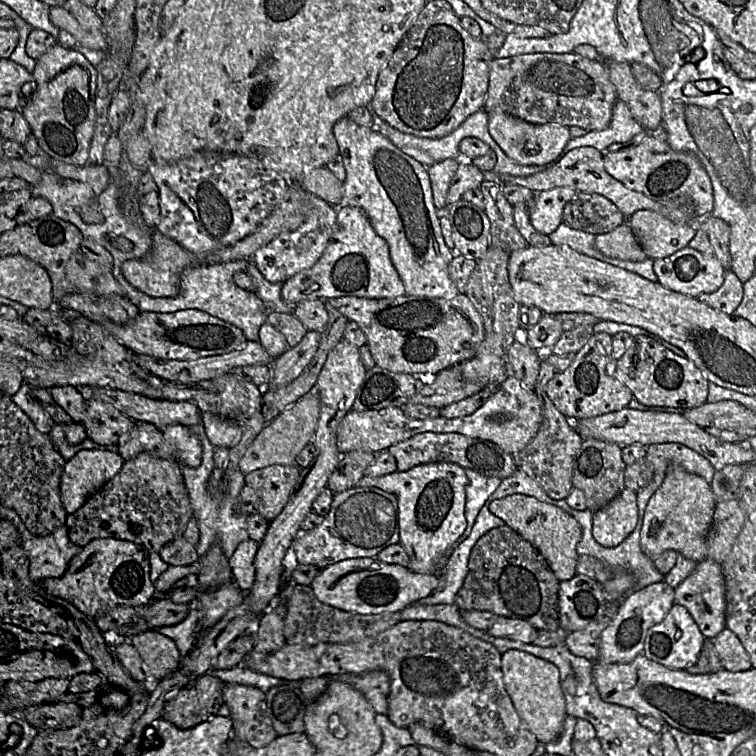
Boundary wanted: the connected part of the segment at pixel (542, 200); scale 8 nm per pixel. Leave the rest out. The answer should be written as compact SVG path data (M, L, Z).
M562 186L536 193L532 202L531 224L541 234L550 235L563 222L563 208L578 191Z

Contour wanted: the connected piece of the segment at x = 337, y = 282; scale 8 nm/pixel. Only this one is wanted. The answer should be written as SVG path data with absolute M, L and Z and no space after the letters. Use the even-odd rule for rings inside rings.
M356 206L337 207L336 222L319 260L282 284L281 297L296 306L303 300L331 300L343 296L395 299L405 295L404 284L392 263L388 243L373 229L366 213Z

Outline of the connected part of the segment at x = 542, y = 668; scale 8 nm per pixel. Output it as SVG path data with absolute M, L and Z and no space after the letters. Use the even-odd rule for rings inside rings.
M511 649L501 655L501 668L505 689L529 731L539 743L548 744L557 739L567 716L557 666L525 651Z

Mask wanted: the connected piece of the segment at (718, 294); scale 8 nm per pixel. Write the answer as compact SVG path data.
M731 269L726 270L724 282L717 291L697 297L700 302L726 314L733 314L742 298L743 283Z

